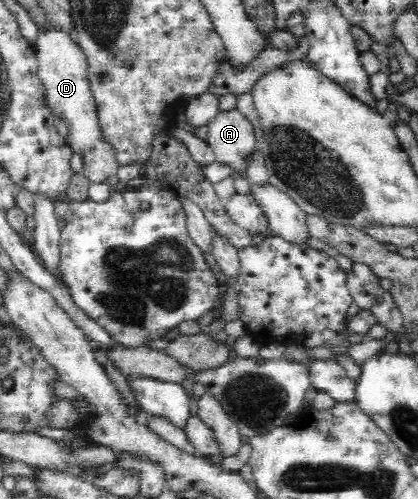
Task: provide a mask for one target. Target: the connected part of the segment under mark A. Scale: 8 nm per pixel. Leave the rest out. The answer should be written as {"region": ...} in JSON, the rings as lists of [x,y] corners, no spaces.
{"region":[[[236,108],[231,111],[219,112],[207,126],[208,138],[206,142],[216,155],[216,162],[230,165],[235,170],[250,164],[256,141],[253,126],[244,115]]]}

